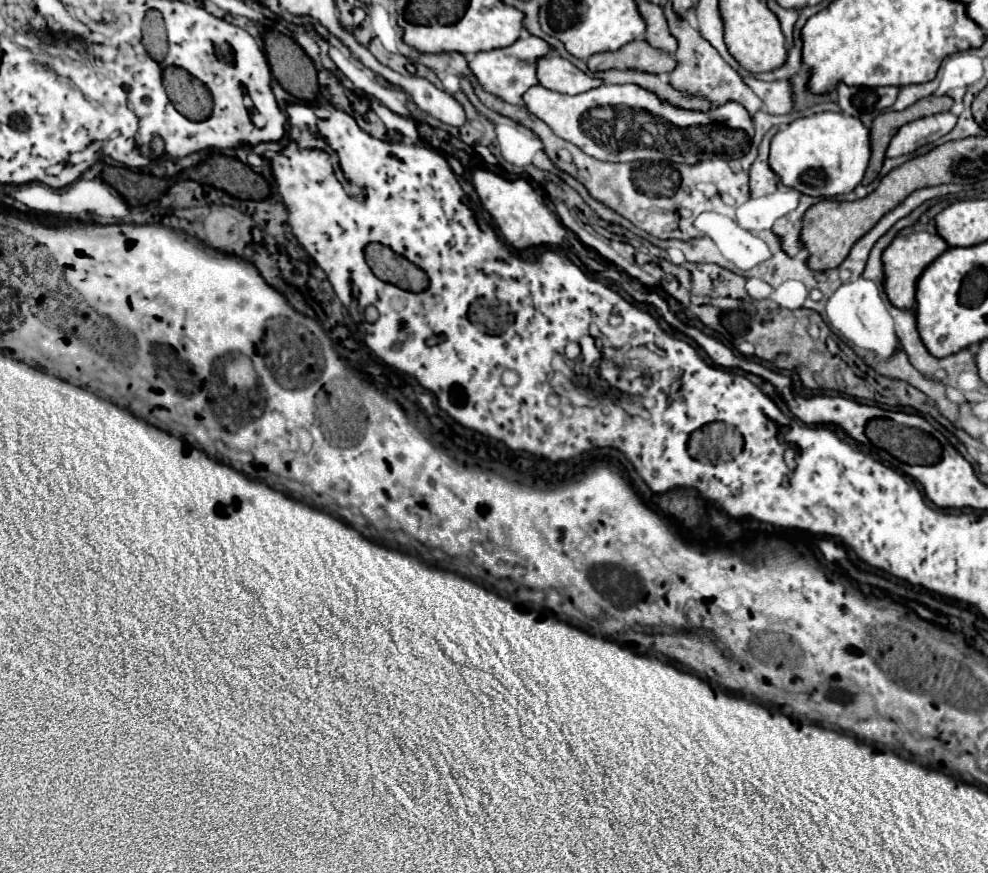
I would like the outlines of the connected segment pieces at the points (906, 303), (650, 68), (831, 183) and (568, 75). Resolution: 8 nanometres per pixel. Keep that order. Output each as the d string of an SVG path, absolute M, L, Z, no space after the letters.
M915 223L905 227L897 233L893 243L883 251L883 269L885 269L885 291L889 301L899 309L913 309L917 281L921 273L941 255L947 251L947 241L937 233L935 223Z
M645 39L631 41L617 51L597 53L589 59L591 71L605 69L639 69L647 73L671 73L677 61L669 53L651 47Z
M821 111L795 119L771 141L769 165L777 177L811 197L835 197L851 193L863 179L871 159L871 131L859 117Z
M551 53L551 57L543 57L543 61L539 61L539 85L551 91L579 95L597 89L603 83L605 83L603 79L589 77L587 73L583 73L571 61L559 57L557 53Z

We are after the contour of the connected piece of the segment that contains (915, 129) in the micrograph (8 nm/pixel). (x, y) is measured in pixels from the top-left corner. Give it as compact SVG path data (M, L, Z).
M949 111L915 119L915 121L903 125L903 129L899 129L899 133L891 139L887 157L909 155L909 153L917 151L919 147L933 143L939 137L947 135L955 125L957 125L957 115L953 115Z

